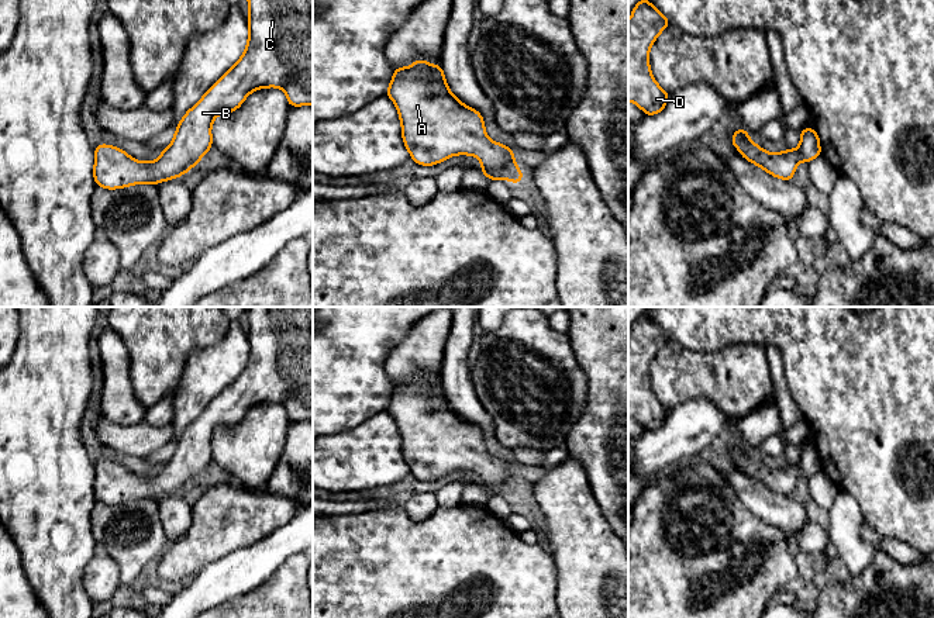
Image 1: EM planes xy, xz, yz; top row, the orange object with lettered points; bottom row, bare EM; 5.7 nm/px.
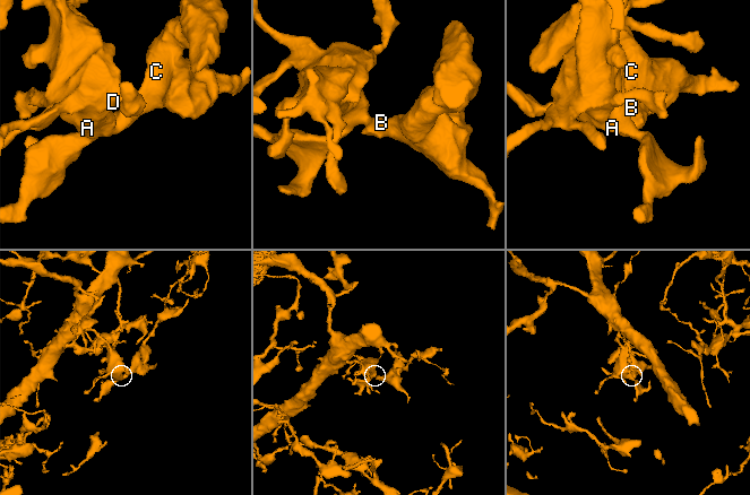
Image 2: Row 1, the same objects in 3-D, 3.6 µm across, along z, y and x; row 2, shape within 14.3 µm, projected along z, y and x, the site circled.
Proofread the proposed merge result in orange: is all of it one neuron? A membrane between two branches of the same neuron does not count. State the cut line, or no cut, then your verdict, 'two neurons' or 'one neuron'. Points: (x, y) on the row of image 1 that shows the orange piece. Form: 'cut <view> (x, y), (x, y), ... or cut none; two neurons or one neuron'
cut none; one neuron

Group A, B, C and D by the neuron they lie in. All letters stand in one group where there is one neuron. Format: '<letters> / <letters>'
A B C D

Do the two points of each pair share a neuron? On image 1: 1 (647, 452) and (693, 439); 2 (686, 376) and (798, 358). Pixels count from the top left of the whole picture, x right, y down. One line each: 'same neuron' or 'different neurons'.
1: same neuron
2: different neurons

